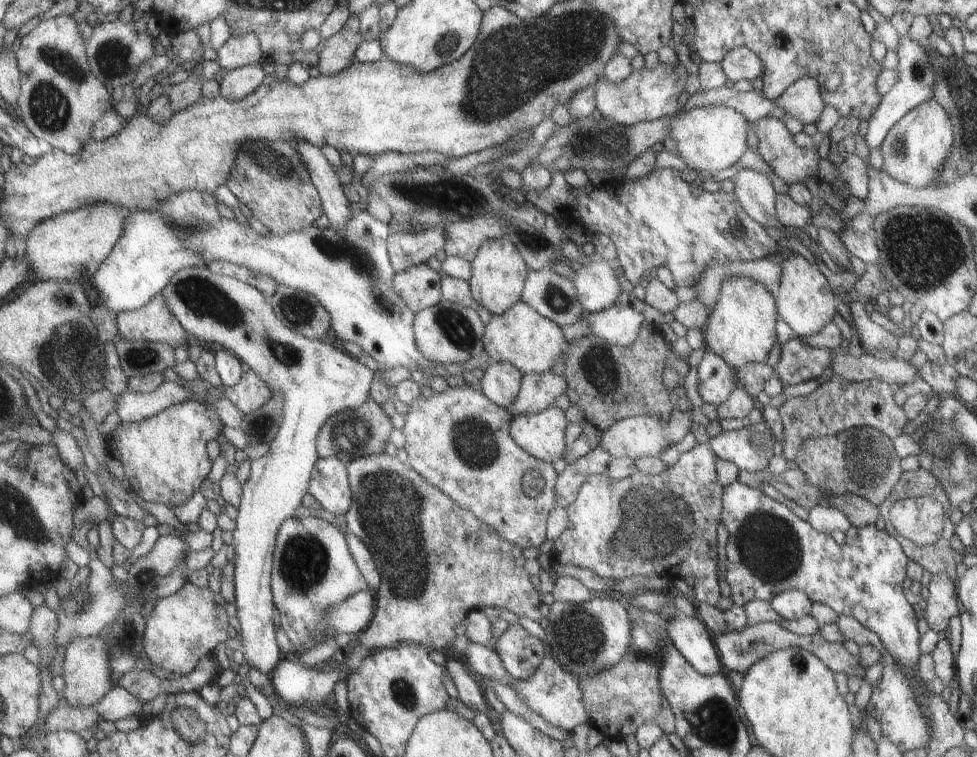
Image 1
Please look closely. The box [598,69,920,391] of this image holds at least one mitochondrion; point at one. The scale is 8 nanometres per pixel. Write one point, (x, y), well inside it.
(897, 154)

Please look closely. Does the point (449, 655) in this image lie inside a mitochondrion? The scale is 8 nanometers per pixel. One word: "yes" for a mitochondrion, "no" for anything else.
no

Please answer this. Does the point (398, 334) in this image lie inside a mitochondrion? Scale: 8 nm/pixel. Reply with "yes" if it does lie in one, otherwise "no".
no

